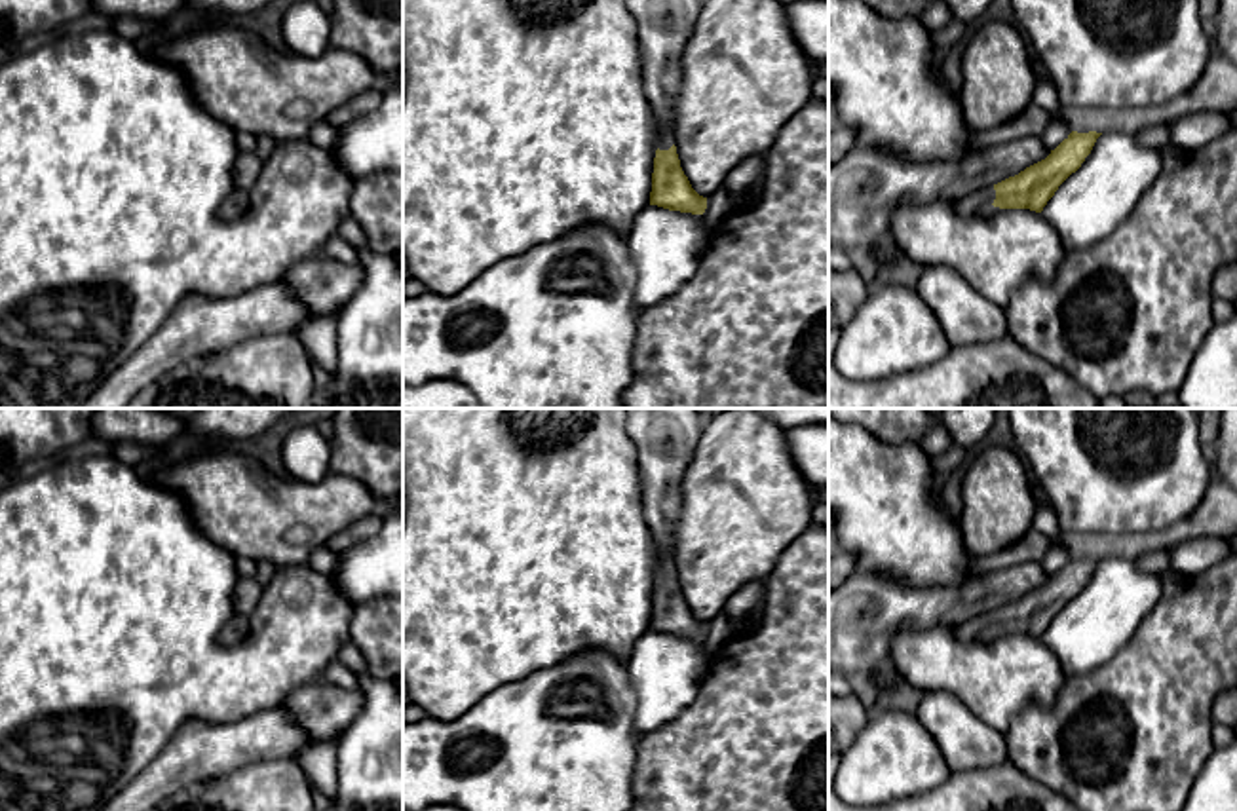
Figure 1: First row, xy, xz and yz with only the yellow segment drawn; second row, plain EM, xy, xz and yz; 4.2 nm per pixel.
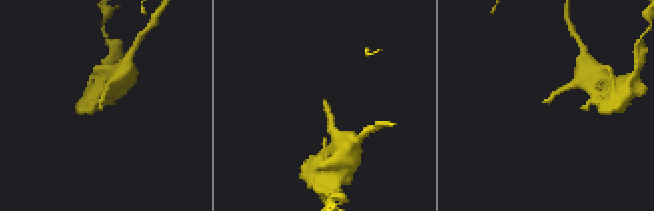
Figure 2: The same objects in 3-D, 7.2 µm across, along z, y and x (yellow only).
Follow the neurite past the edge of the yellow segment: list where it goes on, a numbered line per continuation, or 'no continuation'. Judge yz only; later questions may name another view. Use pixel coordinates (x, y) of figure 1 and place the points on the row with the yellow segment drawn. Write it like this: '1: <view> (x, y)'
1: yz (975, 204)

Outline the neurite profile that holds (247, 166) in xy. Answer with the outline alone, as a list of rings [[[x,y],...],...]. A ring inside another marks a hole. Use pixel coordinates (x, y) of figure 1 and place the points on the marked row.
[[[238,152],[232,171],[234,188],[251,192],[262,171],[262,160],[257,152]]]

